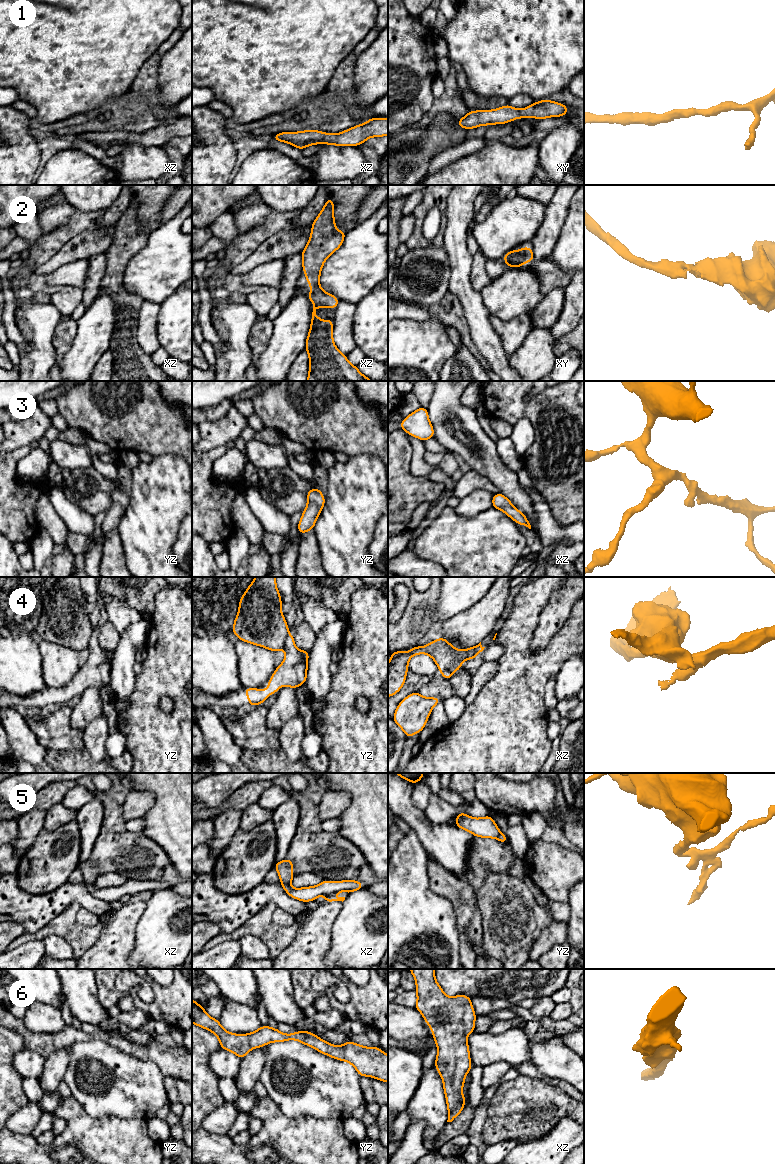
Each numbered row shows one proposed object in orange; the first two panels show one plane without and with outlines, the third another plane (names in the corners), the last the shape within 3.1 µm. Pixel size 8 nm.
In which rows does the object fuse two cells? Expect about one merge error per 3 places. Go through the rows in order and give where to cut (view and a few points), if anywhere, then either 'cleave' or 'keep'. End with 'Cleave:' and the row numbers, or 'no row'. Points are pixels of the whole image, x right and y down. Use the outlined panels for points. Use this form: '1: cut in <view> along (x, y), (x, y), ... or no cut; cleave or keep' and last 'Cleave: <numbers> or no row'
1: no cut; keep
2: no cut; keep
3: no cut; keep
4: cut in yz along (288, 634), (283, 648); cleave
5: cut in xz along (281, 882), (289, 884); cleave
6: no cut; keep
Cleave: 4, 5

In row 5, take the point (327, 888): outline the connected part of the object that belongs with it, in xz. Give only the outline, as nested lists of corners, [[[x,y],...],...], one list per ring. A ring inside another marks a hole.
[[[323,880],[320,884],[312,887],[293,889],[290,884],[282,884],[284,891],[292,898],[305,903],[314,901],[320,895],[325,895],[325,903],[344,901],[345,897],[332,897],[338,891],[347,891],[348,894],[364,888],[363,882],[355,880],[328,881]],[[281,883],[282,884],[282,883]]]

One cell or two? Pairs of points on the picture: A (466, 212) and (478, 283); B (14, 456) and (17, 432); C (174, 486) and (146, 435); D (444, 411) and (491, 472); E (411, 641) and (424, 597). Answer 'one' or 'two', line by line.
A: two
B: two
C: two
D: one
E: one

